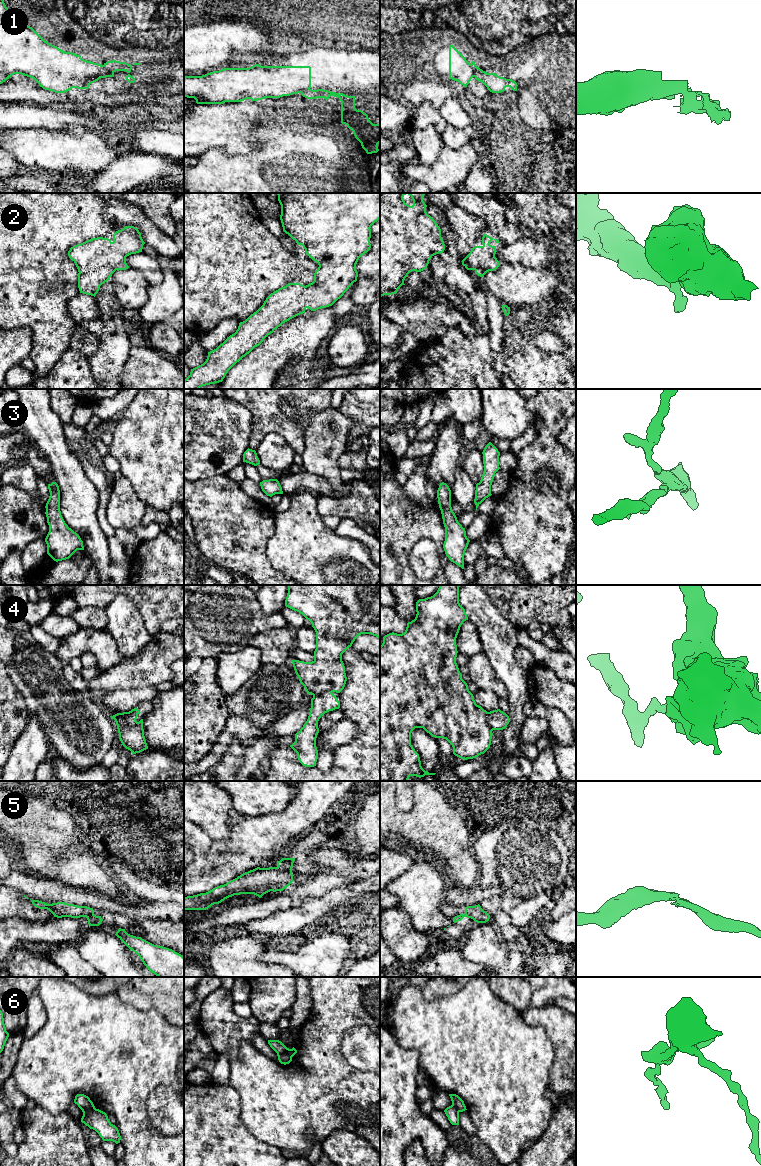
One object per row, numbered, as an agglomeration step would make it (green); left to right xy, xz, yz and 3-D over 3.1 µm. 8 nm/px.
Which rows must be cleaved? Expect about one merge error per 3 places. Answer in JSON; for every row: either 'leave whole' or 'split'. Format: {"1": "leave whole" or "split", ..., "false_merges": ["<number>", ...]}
{"1": "split", "2": "leave whole", "3": "leave whole", "4": "split", "5": "split", "6": "split", "false_merges": ["1", "4", "5", "6"]}

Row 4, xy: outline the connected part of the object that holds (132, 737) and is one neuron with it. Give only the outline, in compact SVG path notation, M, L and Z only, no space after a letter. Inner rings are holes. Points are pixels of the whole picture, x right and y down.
M127 712L117 713L110 716L114 719L117 725L119 739L122 745L130 750L132 754L140 753L148 749L143 729L143 719L134 725L131 725L126 720Z

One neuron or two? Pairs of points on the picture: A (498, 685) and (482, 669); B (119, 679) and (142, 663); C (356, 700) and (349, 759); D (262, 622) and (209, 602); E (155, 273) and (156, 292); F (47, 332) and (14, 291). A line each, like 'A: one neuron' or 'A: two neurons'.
A: one neuron
B: one neuron
C: one neuron
D: one neuron
E: two neurons
F: one neuron

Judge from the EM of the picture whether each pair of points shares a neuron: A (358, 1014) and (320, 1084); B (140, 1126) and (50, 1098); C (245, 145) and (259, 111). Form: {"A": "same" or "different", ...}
{"A": "same", "B": "same", "C": "same"}

